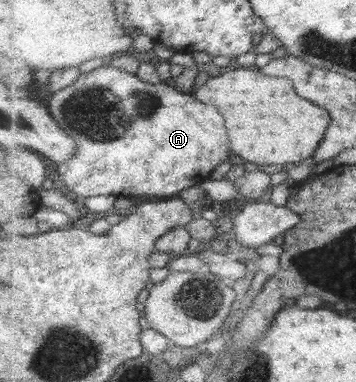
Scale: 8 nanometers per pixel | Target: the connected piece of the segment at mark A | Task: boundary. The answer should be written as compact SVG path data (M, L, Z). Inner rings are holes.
M110 63L82 74L73 86L55 93L47 108L53 119L79 144L76 155L70 161L57 165L58 176L69 195L85 198L154 196L165 200L177 196L181 190L199 187L202 182L211 179L213 170L231 156L225 120L215 106L199 102L193 92L179 92L171 82L149 84Z

